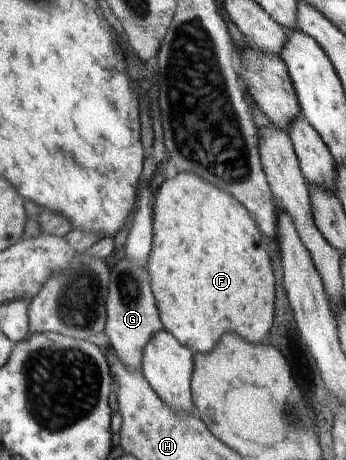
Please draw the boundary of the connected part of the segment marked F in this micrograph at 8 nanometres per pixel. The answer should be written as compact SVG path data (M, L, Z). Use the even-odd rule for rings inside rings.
M187 171L165 179L154 197L148 276L164 329L194 353L213 351L223 333L237 333L247 343L261 343L275 321L275 285L267 243L247 210L227 191Z

